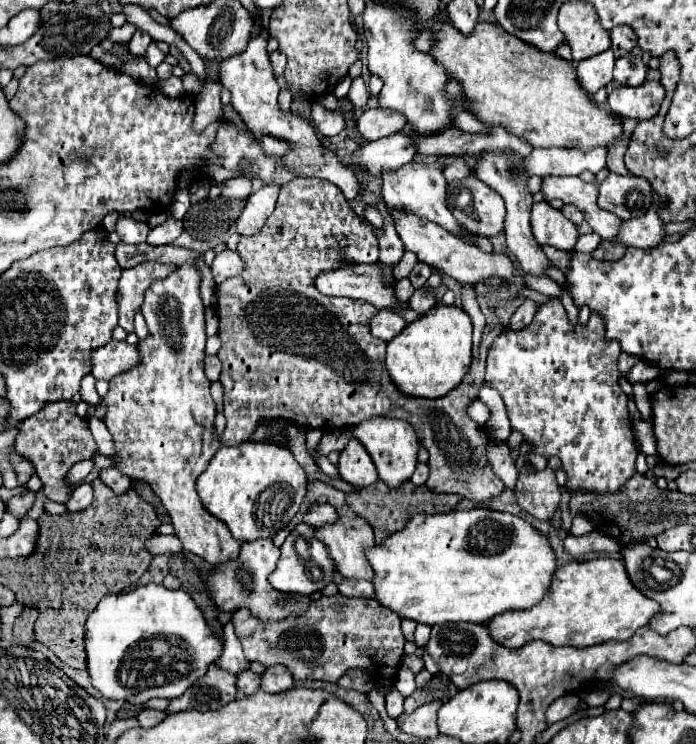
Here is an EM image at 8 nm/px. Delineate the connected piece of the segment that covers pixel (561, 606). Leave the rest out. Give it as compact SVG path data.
M596 558L588 562L572 562L566 566L558 566L558 572L554 574L550 592L538 602L536 606L528 610L512 610L506 614L498 614L490 620L490 636L504 644L504 646L524 646L530 640L544 640L554 646L576 646L586 648L594 644L604 644L610 640L622 642L628 640L638 628L648 626L650 618L658 614L658 602L652 598L646 598L626 574L626 566L622 560L614 558Z

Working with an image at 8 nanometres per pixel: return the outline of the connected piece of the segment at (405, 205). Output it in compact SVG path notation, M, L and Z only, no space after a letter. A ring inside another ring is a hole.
M414 160L408 162L406 166L384 174L382 180L382 196L386 200L386 206L390 210L410 210L412 214L418 214L420 218L426 218L430 222L436 222L438 226L442 226L446 232L454 234L460 240L466 240L470 244L476 244L482 252L492 252L492 244L488 238L482 236L474 236L468 230L464 230L464 226L450 214L450 208L446 204L446 180L442 176L442 168L436 166L436 162L426 162L426 160Z

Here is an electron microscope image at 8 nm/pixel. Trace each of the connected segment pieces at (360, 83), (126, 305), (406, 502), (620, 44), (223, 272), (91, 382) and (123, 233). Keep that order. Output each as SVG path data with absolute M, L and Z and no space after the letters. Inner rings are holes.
M362 76L352 78L352 88L350 88L348 96L350 96L350 102L352 102L354 106L364 106L364 104L366 104L366 100L370 98L370 94L368 94L368 88L366 88Z
M142 262L134 268L122 270L118 290L116 290L116 302L118 302L118 318L120 326L126 332L134 332L134 310L142 306L142 298L146 288L152 284L152 280L166 278L174 272L176 266L164 266L156 262Z
M378 480L368 488L346 494L346 504L350 506L350 510L356 516L366 518L366 522L370 522L378 542L384 542L386 536L402 530L406 526L406 522L410 522L410 518L414 518L414 514L454 512L460 500L462 500L462 496L458 496L458 494L434 494L426 486L414 486L410 480L406 480L398 488L390 488L382 480Z
M616 26L610 30L610 40L612 40L612 50L616 58L628 54L636 46L636 34L630 26Z
M224 248L220 254L216 254L214 262L212 262L212 274L216 282L222 282L226 278L234 278L238 274L242 274L242 270L246 268L246 264L242 262L242 256L236 250Z
M88 374L88 376L82 378L80 396L82 396L82 400L84 400L86 404L90 404L90 406L97 407L100 404L101 398L98 395L98 392L96 392L96 378L94 378L92 374Z
M118 218L114 232L120 236L120 240L124 244L140 244L146 242L146 236L150 232L150 226L146 222L138 222L134 218Z

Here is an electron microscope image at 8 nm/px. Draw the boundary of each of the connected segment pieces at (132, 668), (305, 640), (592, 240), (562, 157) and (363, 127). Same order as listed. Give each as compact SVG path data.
M158 584L138 586L128 594L114 594L100 600L86 620L86 670L96 692L106 700L142 704L150 698L178 698L206 668L220 656L222 644L206 624L202 612L184 590L168 590Z
M324 596L312 602L312 608L302 616L262 624L248 610L238 610L232 614L230 622L234 624L248 660L264 666L282 664L290 670L296 682L306 678L336 682L350 668L366 668L376 680L394 678L404 650L404 634L400 630L398 614L386 610L378 600L368 598Z
M594 232L582 234L582 236L578 238L572 254L576 254L576 252L586 252L586 254L590 254L590 252L600 244L600 240L602 240L602 238L598 238L598 234L594 234Z
M534 148L526 158L530 176L580 176L584 170L598 172L606 168L606 148L582 152L576 148Z
M364 110L360 120L356 120L356 132L366 140L380 140L384 136L396 134L406 124L406 118L394 110Z

